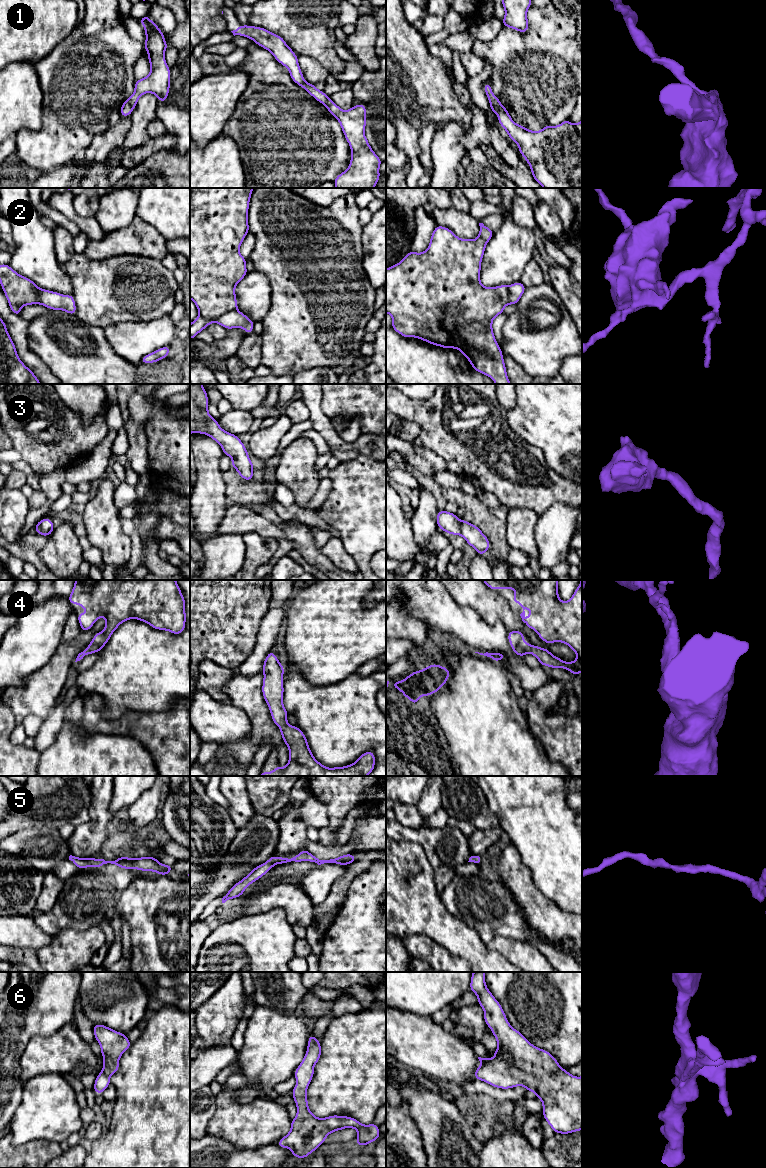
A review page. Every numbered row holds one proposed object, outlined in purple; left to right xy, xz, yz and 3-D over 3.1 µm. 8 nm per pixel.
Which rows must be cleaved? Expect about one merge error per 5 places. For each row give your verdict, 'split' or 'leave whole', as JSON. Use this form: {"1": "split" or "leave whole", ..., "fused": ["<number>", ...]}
{"1": "leave whole", "2": "split", "3": "leave whole", "4": "leave whole", "5": "leave whole", "6": "leave whole", "fused": ["2"]}

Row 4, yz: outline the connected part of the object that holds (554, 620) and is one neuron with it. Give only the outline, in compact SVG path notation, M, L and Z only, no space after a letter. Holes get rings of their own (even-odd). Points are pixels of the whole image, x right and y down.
M482 580L486 586L493 591L496 589L515 589L514 603L519 603L523 608L520 614L525 625L535 630L538 636L547 644L561 642L567 644L577 655L573 662L565 662L554 656L548 649L527 644L523 639L521 631L509 631L508 641L516 655L523 657L531 653L538 660L540 665L550 668L564 668L574 675L582 673L582 580L576 588L572 597L563 602L558 595L558 580Z

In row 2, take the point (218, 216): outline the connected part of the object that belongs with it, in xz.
M190 188L190 299L192 299L199 314L206 318L218 318L228 312L237 310L235 287L247 274L246 258L239 251L245 236L249 232L248 210L249 201L254 188Z

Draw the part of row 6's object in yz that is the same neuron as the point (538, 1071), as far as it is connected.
M473 972L470 982L470 990L477 998L478 1004L484 1009L484 1021L497 1040L498 1048L494 1052L494 1058L481 1058L481 1066L478 1067L474 1076L496 1088L509 1089L522 1085L529 1092L534 1092L536 1098L542 1101L542 1113L555 1133L569 1134L582 1130L582 1076L575 1077L563 1069L556 1058L548 1051L540 1049L531 1044L518 1030L514 1029L508 1022L501 1004L495 999L485 983L485 972Z

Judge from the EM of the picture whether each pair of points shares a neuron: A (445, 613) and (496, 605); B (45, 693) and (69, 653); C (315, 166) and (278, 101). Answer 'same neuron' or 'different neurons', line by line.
A: different neurons
B: same neuron
C: same neuron

